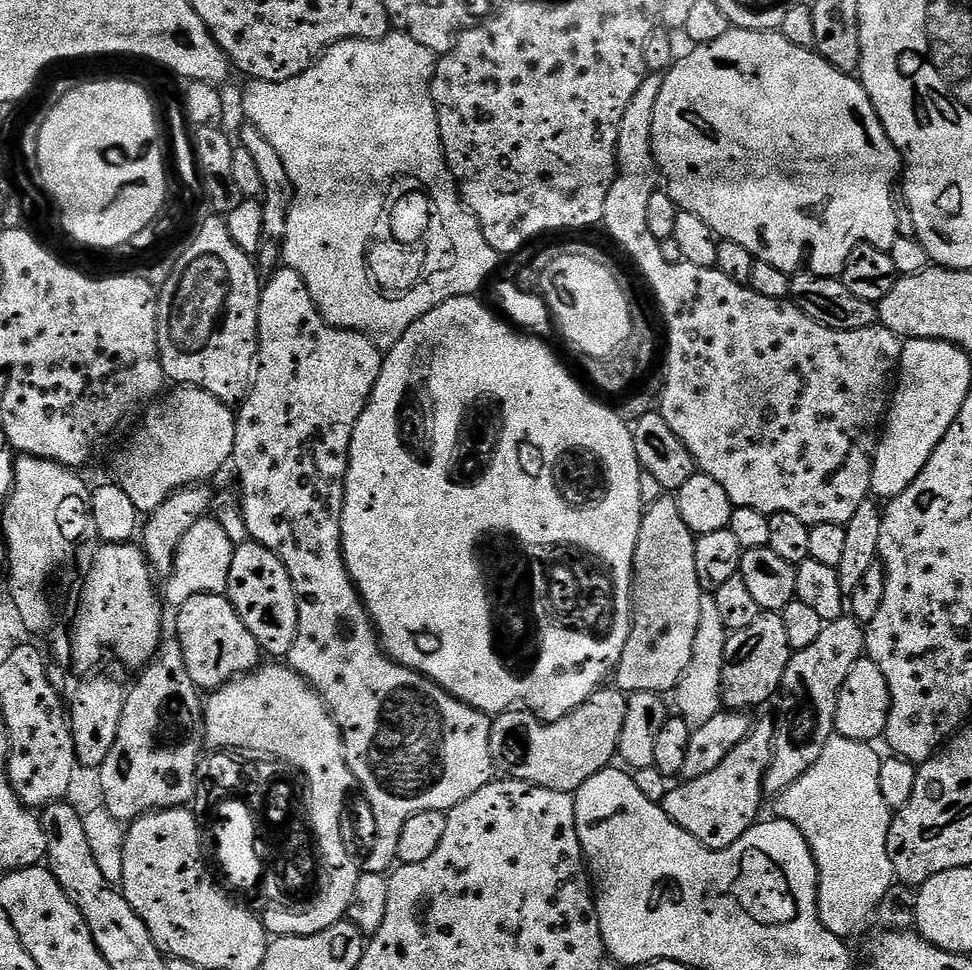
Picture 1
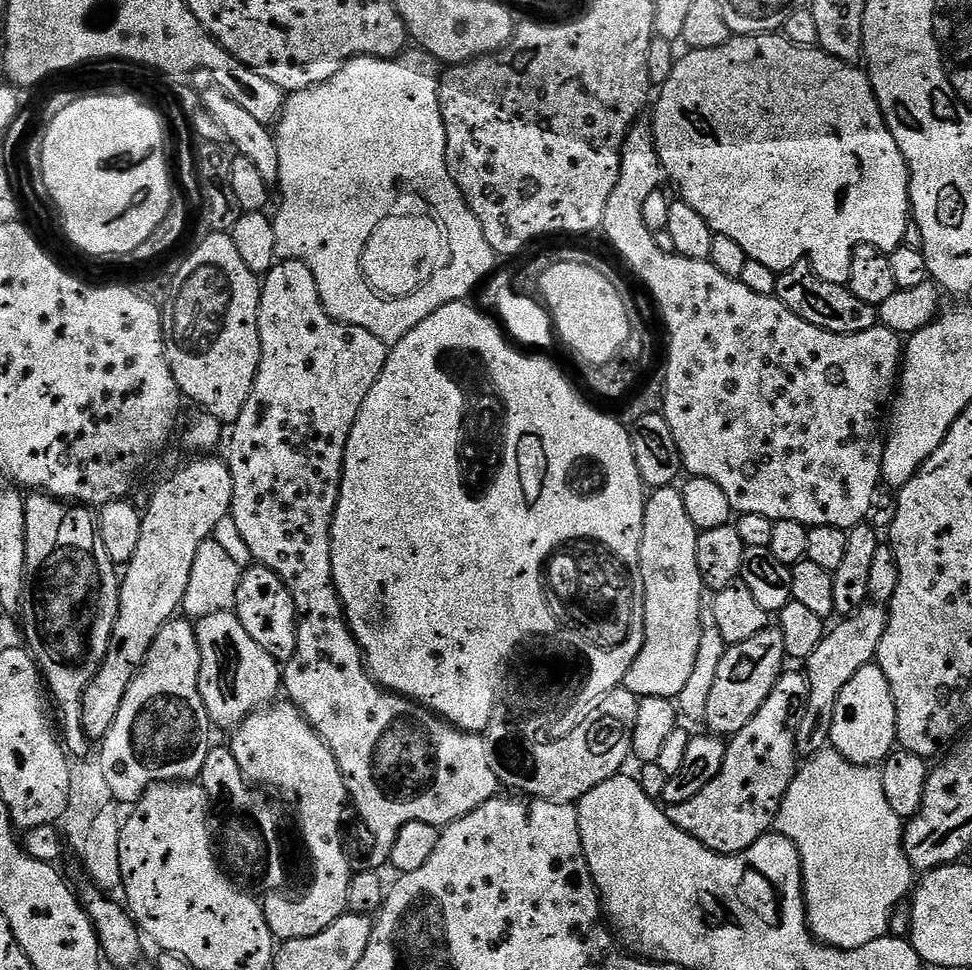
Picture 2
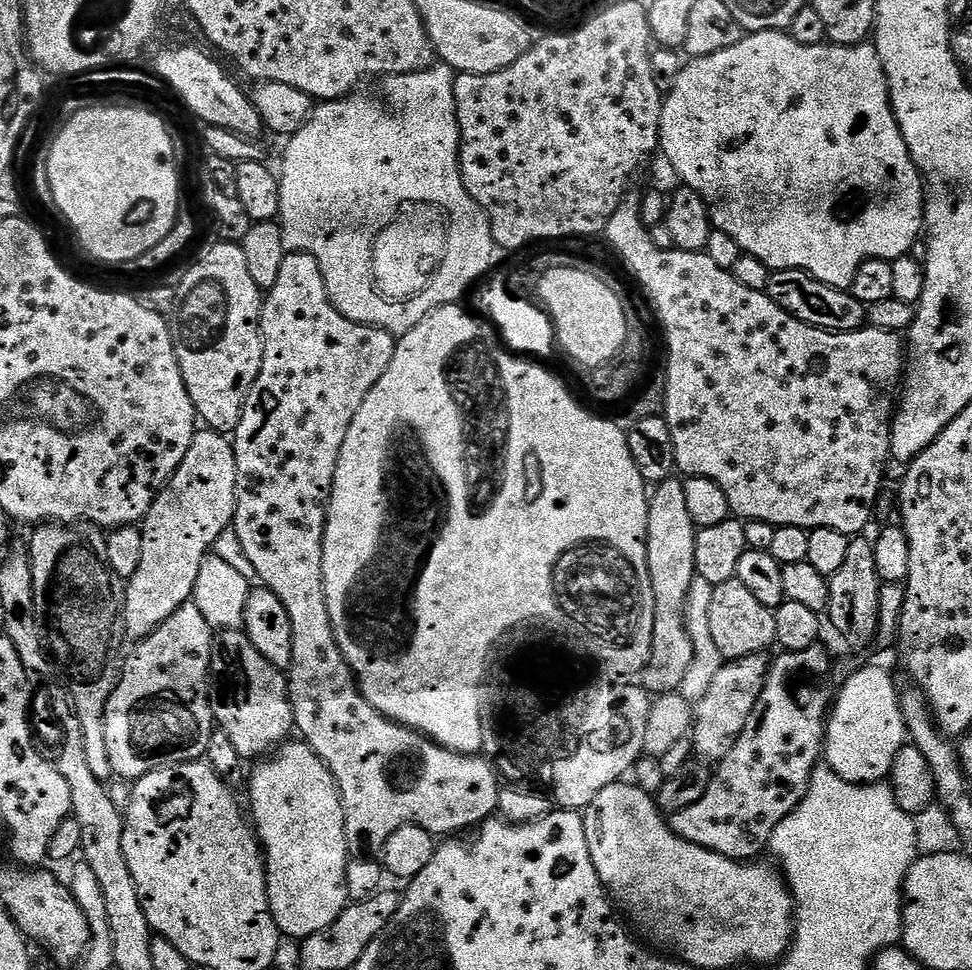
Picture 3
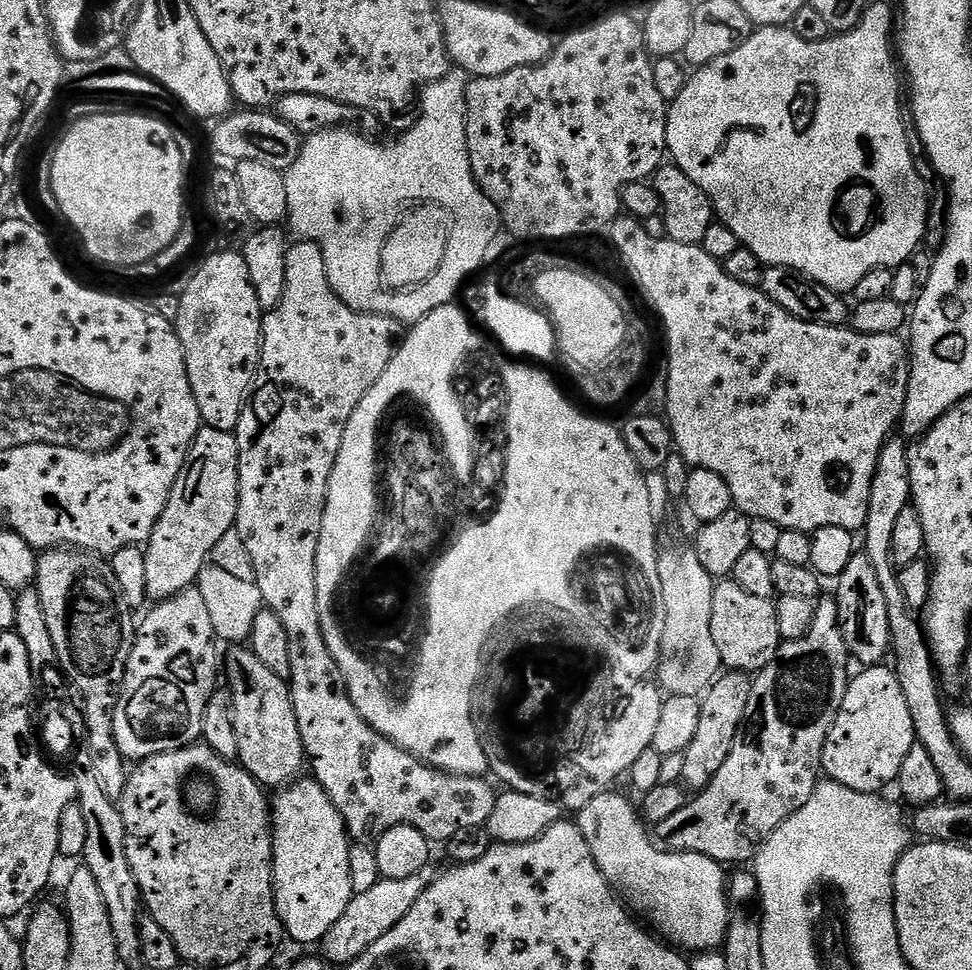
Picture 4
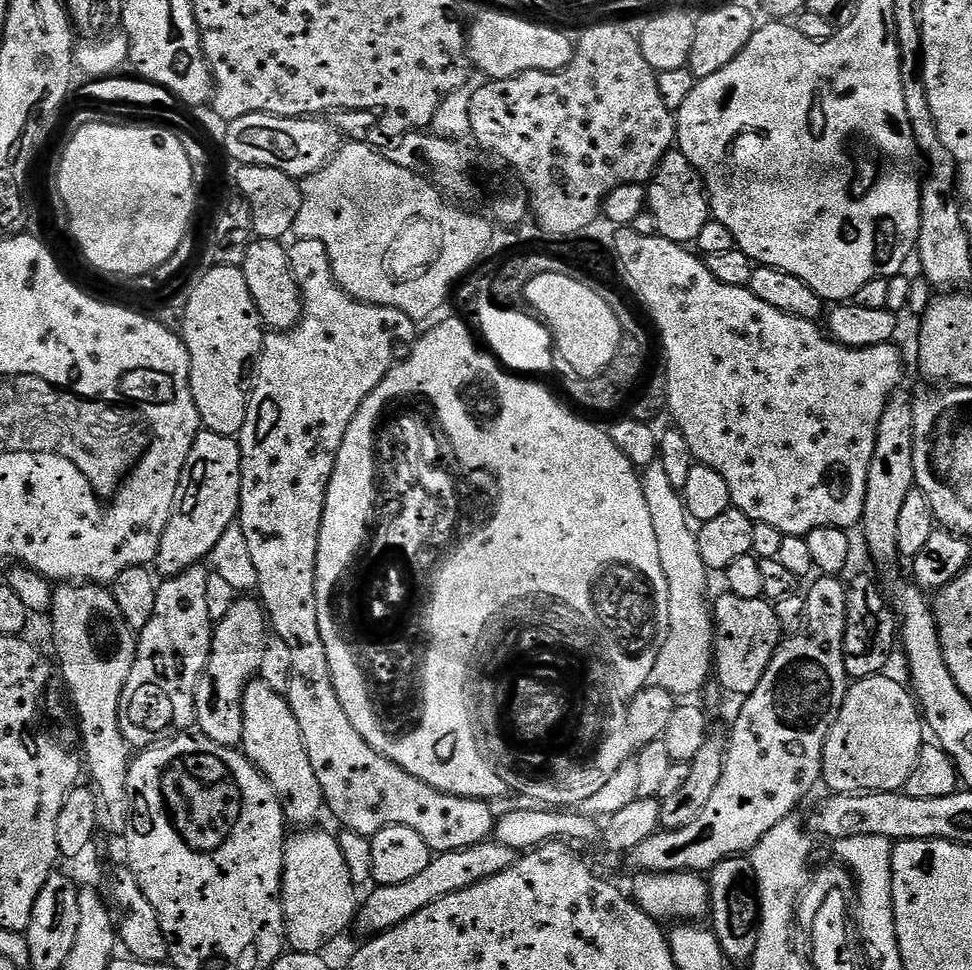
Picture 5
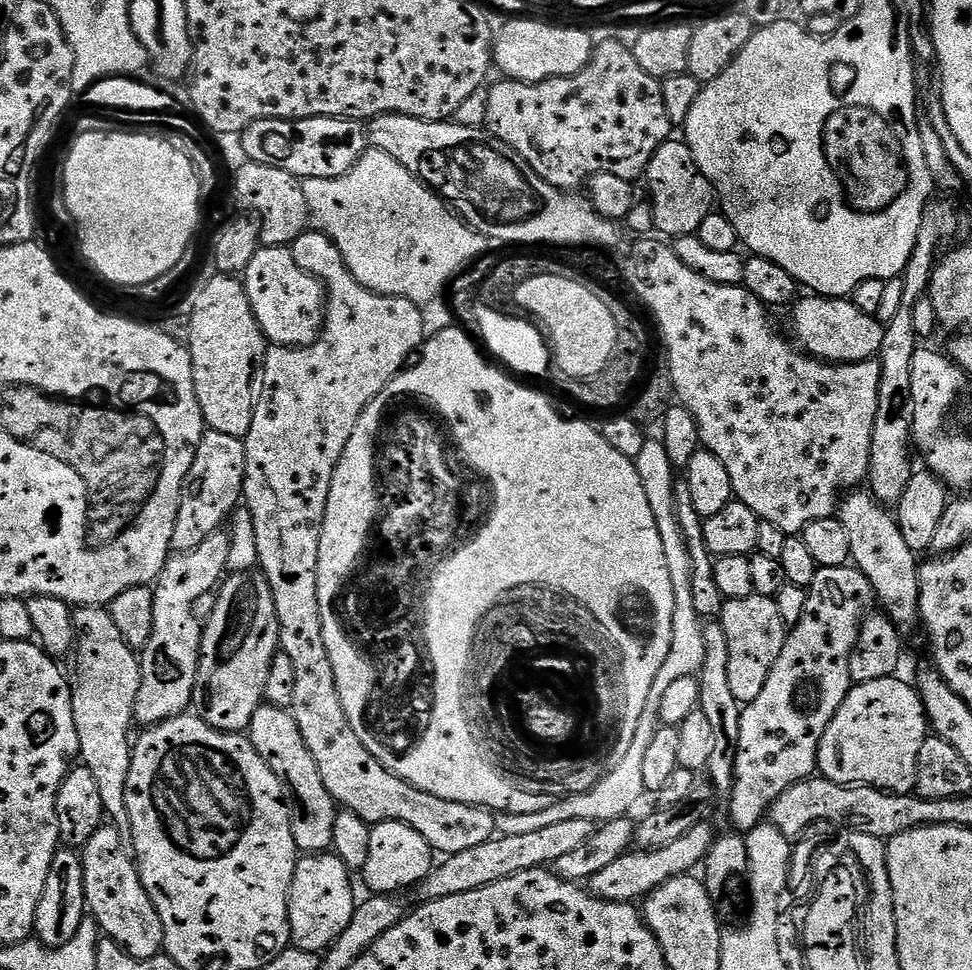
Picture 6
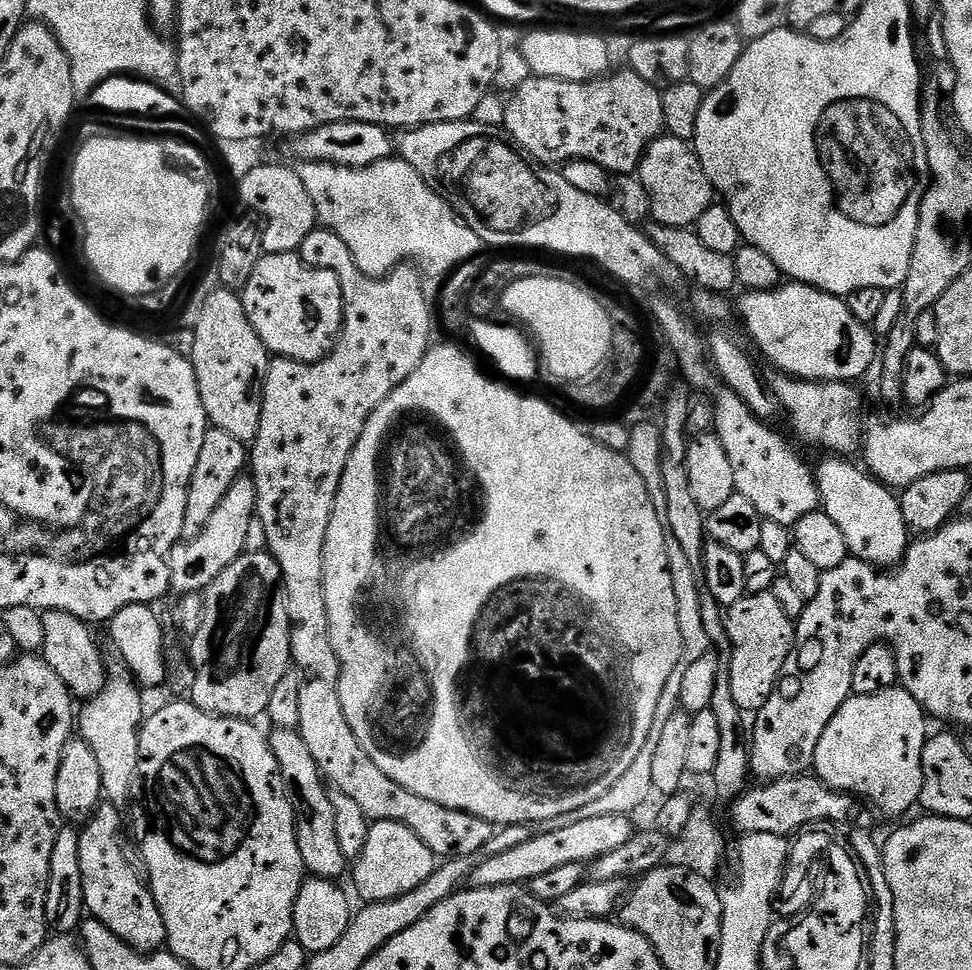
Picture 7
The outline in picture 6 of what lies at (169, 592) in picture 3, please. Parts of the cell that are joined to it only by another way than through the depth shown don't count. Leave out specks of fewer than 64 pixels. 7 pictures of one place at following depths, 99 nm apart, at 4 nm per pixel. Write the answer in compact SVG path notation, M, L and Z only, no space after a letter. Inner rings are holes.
M205 431L194 462L190 466L190 474L186 474L182 486L178 522L174 522L172 539L172 546L176 552L189 552L194 550L194 546L202 546L202 542L206 542L210 534L225 527L226 521L236 511L244 494L245 466L243 440L230 438L230 434Z

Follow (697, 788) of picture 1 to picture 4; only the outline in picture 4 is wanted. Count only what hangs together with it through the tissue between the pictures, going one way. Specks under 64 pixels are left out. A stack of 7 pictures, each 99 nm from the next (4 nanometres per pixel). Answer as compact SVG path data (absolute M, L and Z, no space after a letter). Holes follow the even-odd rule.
M828 598L828 600L823 600L824 599L821 599L819 603L815 605L812 625L809 626L809 630L805 636L798 638L796 641L783 641L772 663L765 664L763 668L755 673L754 679L752 680L752 689L750 690L750 702L746 702L746 714L738 726L738 734L734 738L734 746L730 746L730 754L727 756L726 762L722 762L722 770L718 770L718 774L714 774L712 781L700 792L695 793L695 795L685 803L684 808L678 810L678 814L673 814L670 818L666 818L666 822L655 825L654 839L659 848L669 852L693 852L694 854L702 854L706 858L716 860L722 866L729 866L728 864L736 864L732 866L747 865L744 864L747 860L748 863L755 861L756 852L766 842L766 838L770 838L770 834L774 834L774 830L783 820L790 818L790 814L797 812L797 810L810 798L810 794L814 794L816 785L822 776L824 743L830 734L830 726L834 722L834 718L842 706L844 689L850 679L849 673L844 673L846 649L844 646L844 639L840 633L838 606L836 605L835 599Z

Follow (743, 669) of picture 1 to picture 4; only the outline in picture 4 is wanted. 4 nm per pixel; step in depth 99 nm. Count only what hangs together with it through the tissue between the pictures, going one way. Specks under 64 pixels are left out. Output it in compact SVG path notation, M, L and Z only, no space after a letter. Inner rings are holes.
M725 671L723 675L712 681L703 693L698 714L698 730L690 746L683 752L686 763L682 766L682 784L689 793L695 794L704 789L722 770L722 762L726 762L730 754L730 746L734 746L734 738L738 734L738 726L746 714L746 702L750 702L752 680L743 672Z

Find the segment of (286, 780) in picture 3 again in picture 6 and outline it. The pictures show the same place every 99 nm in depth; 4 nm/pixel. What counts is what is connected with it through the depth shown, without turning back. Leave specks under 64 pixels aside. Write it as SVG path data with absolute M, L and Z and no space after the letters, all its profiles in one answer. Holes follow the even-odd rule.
M308 854L297 859L294 878L288 895L288 921L292 931L292 944L307 952L323 954L350 926L350 918L354 918L354 910L358 903L358 896L352 893L352 880L348 868L335 854Z

